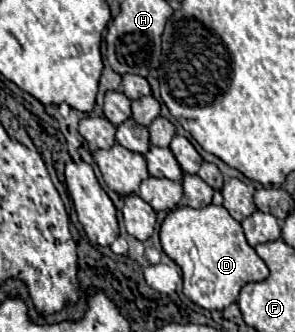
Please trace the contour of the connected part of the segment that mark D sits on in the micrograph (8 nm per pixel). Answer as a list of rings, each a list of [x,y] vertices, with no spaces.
[[[177,207],[161,223],[159,237],[163,251],[183,271],[183,293],[207,311],[223,311],[237,301],[243,285],[265,281],[269,277],[269,269],[263,259],[247,245],[241,223],[237,223],[225,207]]]

